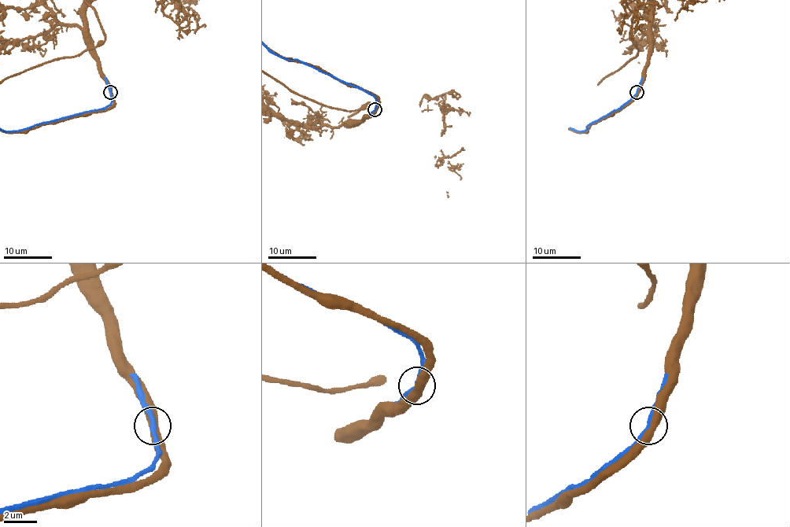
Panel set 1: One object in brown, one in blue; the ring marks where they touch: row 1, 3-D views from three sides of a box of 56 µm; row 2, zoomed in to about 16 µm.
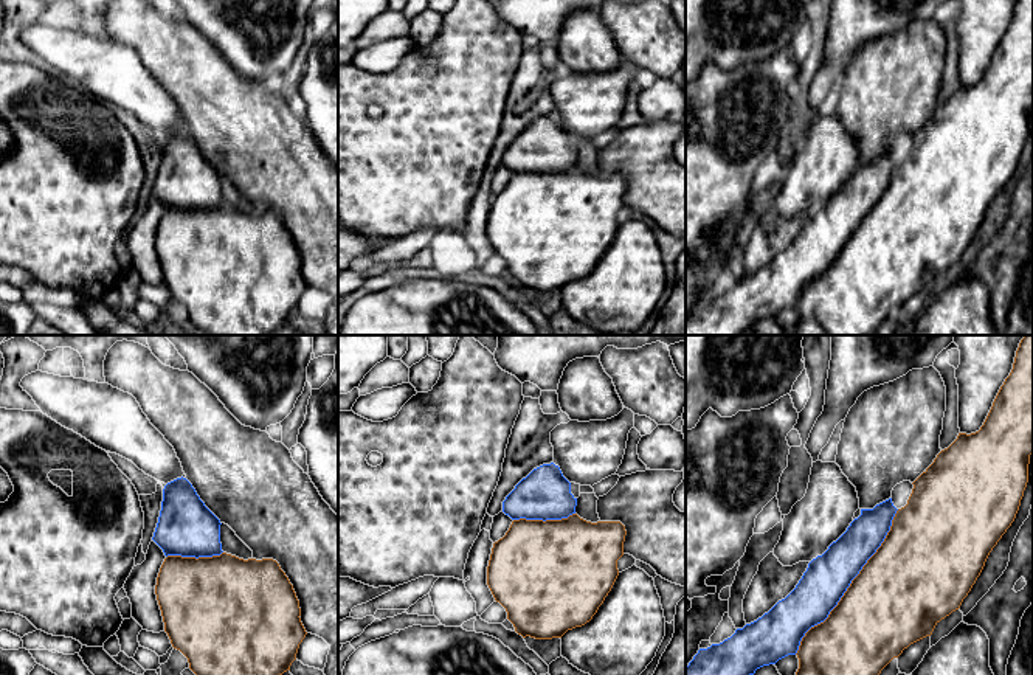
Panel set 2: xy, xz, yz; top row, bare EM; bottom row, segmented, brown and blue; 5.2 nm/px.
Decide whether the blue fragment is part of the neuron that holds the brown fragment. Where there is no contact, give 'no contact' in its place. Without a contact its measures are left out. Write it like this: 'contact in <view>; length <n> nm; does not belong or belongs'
contact in yz; length 900 nm; belongs

